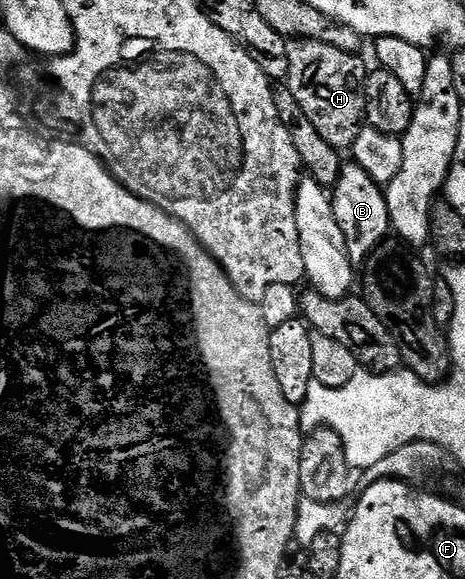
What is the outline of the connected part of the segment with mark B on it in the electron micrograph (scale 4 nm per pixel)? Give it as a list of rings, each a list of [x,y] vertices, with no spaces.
[[[351,160],[344,165],[339,174],[331,194],[331,203],[333,216],[337,216],[337,224],[341,224],[341,232],[345,236],[345,248],[349,252],[349,260],[356,268],[362,267],[372,252],[388,237],[391,230],[391,217],[384,187],[376,183],[365,168]]]

